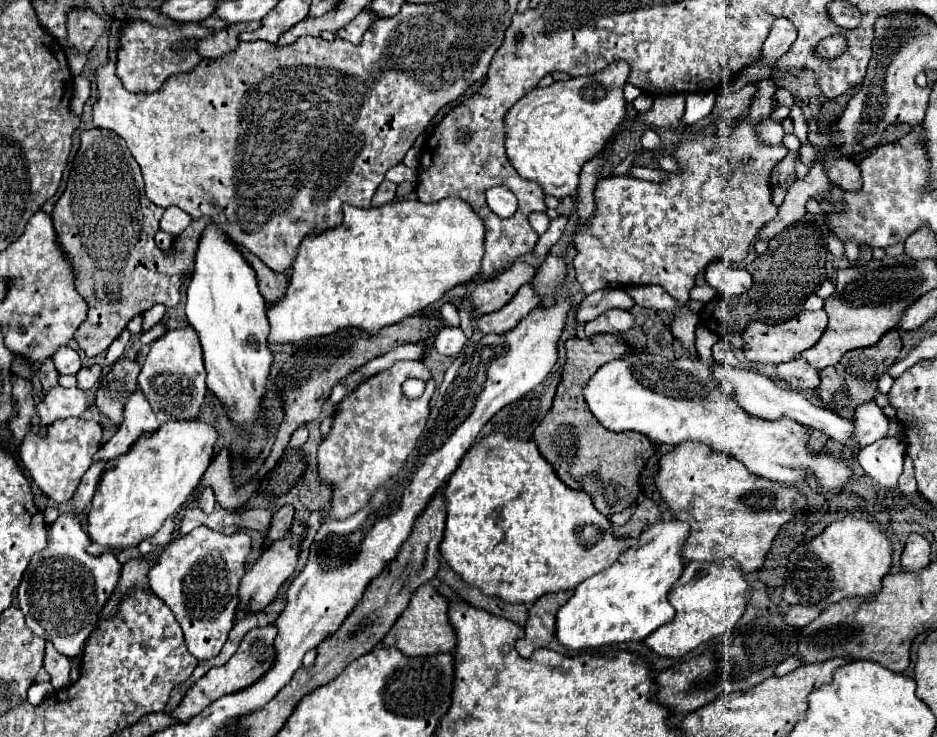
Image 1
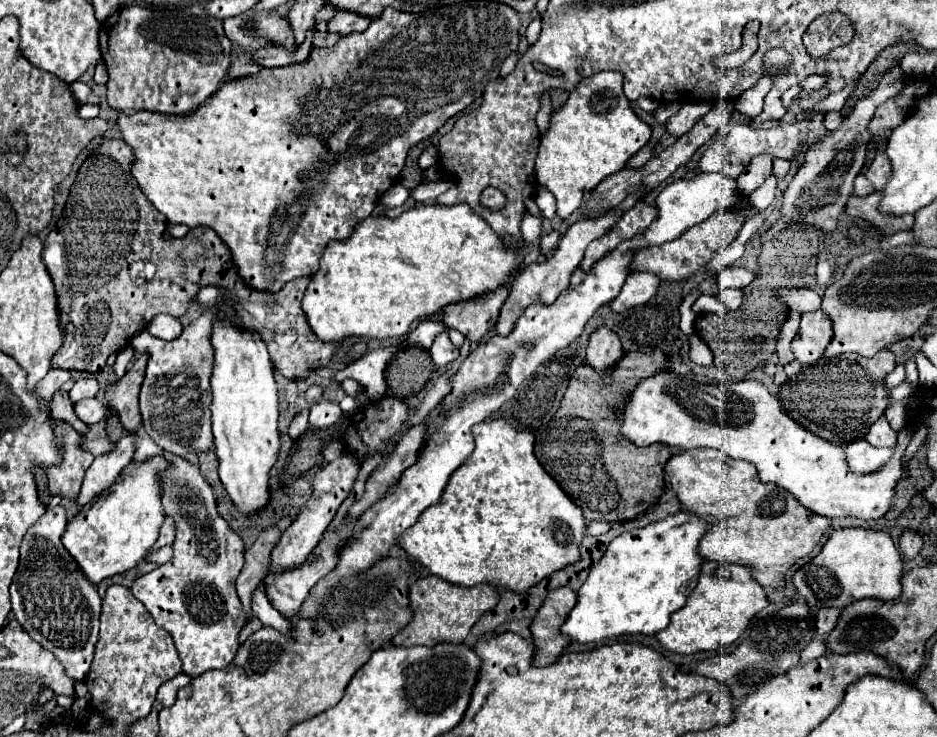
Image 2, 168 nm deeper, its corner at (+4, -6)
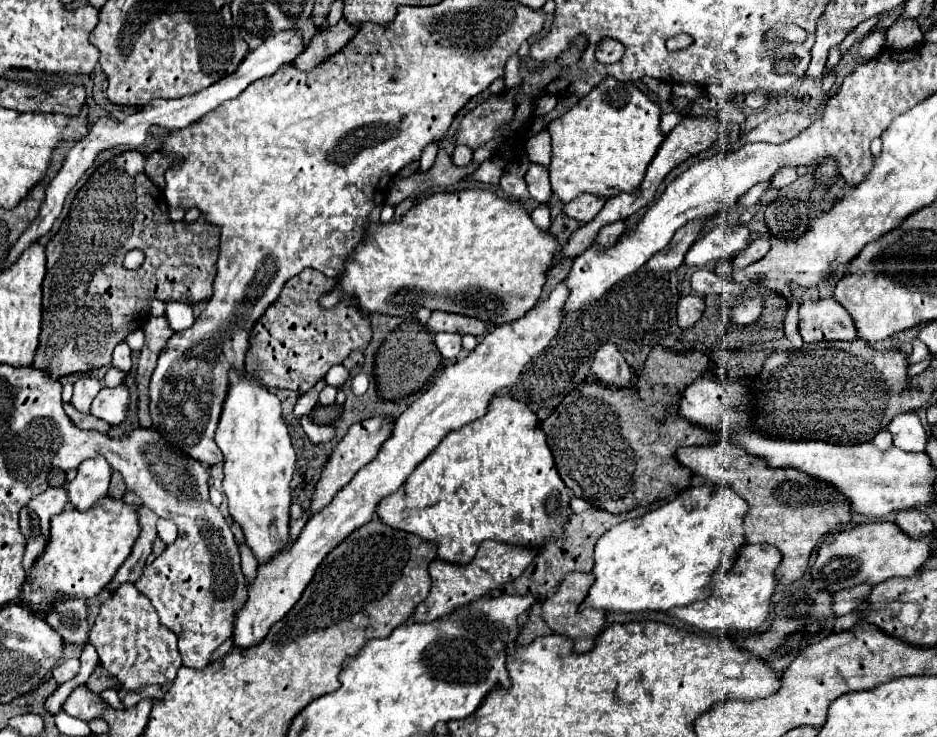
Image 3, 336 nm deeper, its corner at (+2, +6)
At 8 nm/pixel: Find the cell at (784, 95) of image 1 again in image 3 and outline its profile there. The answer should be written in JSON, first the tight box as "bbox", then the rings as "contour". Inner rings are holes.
{"bbox":[839,11,894,54],"contour":[[[887,11],[886,13],[876,15],[871,17],[870,19],[860,23],[855,29],[853,29],[847,37],[840,43],[839,50],[842,54],[844,54],[855,42],[856,40],[862,38],[866,34],[868,34],[871,30],[876,28],[878,22],[888,15],[893,14],[894,11]]]}

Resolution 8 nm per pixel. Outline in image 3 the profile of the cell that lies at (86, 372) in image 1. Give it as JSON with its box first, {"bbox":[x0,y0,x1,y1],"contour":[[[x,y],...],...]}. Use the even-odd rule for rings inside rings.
{"bbox":[72,375,102,413],"contour":[[[80,375],[80,379],[74,383],[74,395],[72,395],[72,405],[82,411],[88,413],[92,399],[98,395],[98,391],[102,389],[100,381],[88,375]]]}

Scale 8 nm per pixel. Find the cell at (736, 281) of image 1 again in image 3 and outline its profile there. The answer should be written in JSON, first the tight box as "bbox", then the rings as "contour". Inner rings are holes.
{"bbox":[732,239,770,269],"contour":[[[758,239],[758,241],[752,241],[744,251],[740,251],[732,261],[732,269],[742,269],[742,267],[748,267],[752,263],[758,263],[760,259],[764,259],[766,251],[770,249],[770,243],[766,239]]]}

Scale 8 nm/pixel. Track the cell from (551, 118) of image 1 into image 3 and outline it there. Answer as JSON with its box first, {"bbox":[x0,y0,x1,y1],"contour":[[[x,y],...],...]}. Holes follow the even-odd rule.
{"bbox":[548,77,664,203],"contour":[[[612,77],[604,79],[604,83],[598,83],[568,113],[550,121],[548,127],[552,137],[550,183],[554,195],[558,195],[562,203],[570,203],[582,193],[612,197],[620,191],[636,191],[648,163],[658,151],[658,145],[664,141],[658,123],[660,123],[660,107],[632,83],[620,83],[618,79]]]}

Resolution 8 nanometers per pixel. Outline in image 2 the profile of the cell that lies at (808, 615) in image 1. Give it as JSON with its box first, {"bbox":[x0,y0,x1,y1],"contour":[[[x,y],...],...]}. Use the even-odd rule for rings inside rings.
{"bbox":[816,609,840,635],"contour":[[[820,609],[816,613],[816,627],[818,627],[818,635],[828,635],[840,617],[840,609]]]}

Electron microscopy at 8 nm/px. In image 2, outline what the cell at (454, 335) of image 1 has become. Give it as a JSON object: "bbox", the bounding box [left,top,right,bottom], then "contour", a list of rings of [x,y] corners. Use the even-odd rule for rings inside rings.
{"bbox":[430,331,458,367],"contour":[[[446,331],[436,337],[434,345],[430,347],[430,357],[434,359],[434,363],[438,367],[446,367],[446,365],[450,365],[458,357],[458,347],[452,345],[452,341],[450,341]]]}

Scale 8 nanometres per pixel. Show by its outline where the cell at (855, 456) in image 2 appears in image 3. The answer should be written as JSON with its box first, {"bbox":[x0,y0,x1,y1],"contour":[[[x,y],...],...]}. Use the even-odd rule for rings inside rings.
{"bbox":[872,431,892,451],"contour":[[[880,431],[874,439],[872,439],[872,445],[878,447],[880,451],[886,451],[892,447],[892,435],[888,431]]]}

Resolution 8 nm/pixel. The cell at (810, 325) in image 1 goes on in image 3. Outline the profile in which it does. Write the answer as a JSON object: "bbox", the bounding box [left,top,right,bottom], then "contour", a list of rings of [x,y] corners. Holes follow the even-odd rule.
{"bbox":[800,297,856,343],"contour":[[[828,297],[800,305],[800,335],[804,343],[854,341],[856,327],[846,309]]]}

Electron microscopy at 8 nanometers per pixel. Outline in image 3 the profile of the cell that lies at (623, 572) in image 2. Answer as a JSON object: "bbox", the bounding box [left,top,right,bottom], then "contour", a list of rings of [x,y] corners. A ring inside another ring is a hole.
{"bbox":[580,485,748,613],"contour":[[[698,485],[680,493],[674,501],[664,503],[660,509],[654,509],[642,517],[628,519],[608,529],[608,533],[596,543],[594,551],[594,583],[588,591],[588,597],[580,605],[584,611],[588,605],[604,609],[606,613],[646,613],[646,611],[670,611],[674,607],[686,607],[696,599],[704,597],[704,587],[710,583],[710,575],[716,571],[720,561],[732,559],[744,543],[742,519],[748,511],[748,505],[738,497],[730,487],[708,487]]]}

